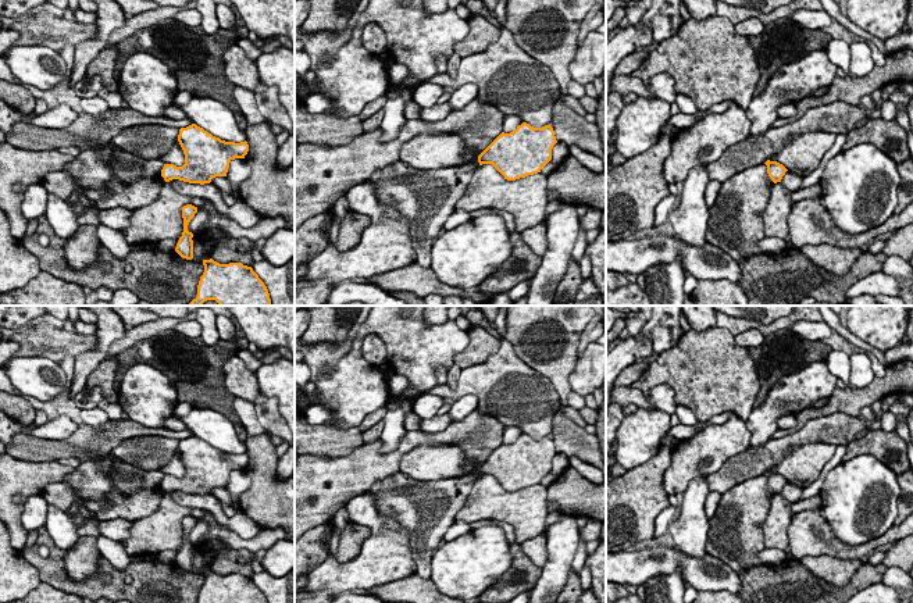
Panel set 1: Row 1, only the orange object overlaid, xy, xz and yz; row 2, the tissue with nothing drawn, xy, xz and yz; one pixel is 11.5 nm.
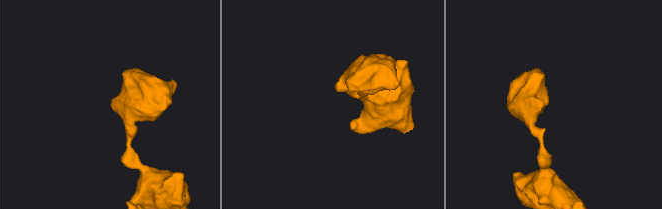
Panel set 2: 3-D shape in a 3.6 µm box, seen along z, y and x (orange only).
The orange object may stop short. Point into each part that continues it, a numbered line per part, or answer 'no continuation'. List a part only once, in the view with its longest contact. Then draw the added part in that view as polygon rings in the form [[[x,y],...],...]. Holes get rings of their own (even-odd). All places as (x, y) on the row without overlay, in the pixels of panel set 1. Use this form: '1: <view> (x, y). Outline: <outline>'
no continuation

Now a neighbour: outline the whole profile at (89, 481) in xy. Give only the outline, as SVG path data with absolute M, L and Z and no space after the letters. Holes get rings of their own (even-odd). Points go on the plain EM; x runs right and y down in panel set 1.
M117 459L114 467L118 474L110 477L97 460L81 461L72 472L64 477L63 482L69 484L82 504L94 514L110 503L107 495L113 488L126 497L140 489L161 485L165 475L161 470L146 471Z

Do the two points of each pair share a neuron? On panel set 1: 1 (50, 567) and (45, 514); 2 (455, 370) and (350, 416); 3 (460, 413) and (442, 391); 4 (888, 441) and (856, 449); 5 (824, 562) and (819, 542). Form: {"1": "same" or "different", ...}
{"1": "different", "2": "different", "3": "different", "4": "same", "5": "different"}

